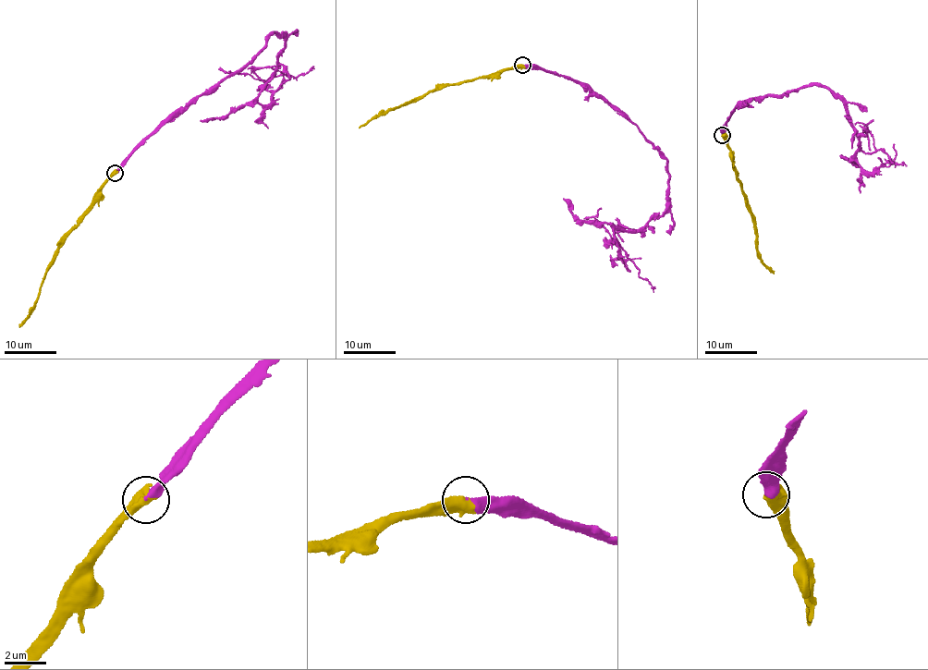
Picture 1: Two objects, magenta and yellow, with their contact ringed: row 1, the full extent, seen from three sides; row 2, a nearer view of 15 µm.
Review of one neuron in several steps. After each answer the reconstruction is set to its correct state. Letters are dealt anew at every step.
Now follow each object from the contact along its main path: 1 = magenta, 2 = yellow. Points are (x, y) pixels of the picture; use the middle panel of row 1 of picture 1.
1: (522, 65), (579, 83), (636, 125), (666, 161), (665, 210), (641, 229), (615, 230), (628, 270), (622, 261)
2: (522, 65), (502, 70), (497, 75), (435, 90), (373, 117), (359, 127)

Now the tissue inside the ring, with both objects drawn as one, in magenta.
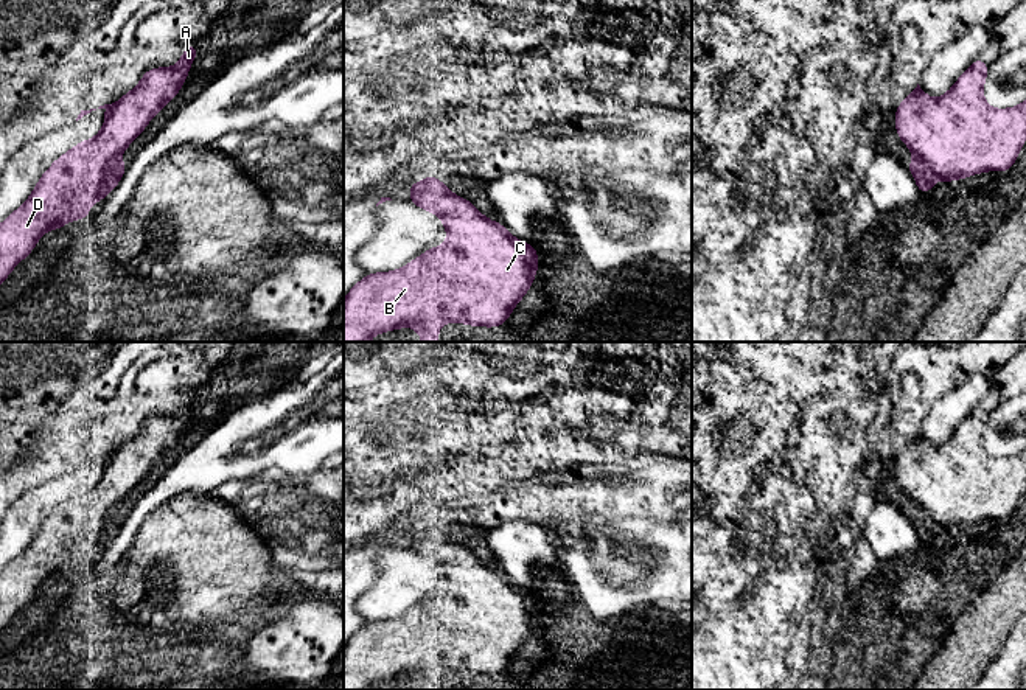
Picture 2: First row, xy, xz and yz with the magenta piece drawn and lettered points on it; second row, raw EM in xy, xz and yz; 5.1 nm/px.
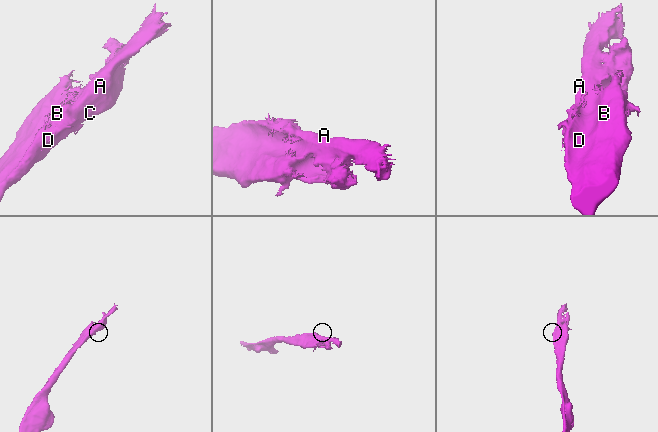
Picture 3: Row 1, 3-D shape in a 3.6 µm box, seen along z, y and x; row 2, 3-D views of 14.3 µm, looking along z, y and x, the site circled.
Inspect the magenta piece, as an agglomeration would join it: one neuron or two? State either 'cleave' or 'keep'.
keep

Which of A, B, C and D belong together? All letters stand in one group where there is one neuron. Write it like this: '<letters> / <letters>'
A B C D

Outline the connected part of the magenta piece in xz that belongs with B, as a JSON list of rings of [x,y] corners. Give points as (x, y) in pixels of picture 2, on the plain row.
[[[435,524],[410,531],[409,550],[441,566],[448,586],[445,594],[431,595],[414,609],[393,620],[365,623],[354,632],[344,648],[344,690],[368,690],[384,679],[410,674],[421,684],[421,690],[437,690],[438,678],[446,670],[471,674],[501,674],[511,664],[511,657],[530,639],[538,611],[536,597],[518,589],[501,570],[487,567],[466,547],[452,542]]]

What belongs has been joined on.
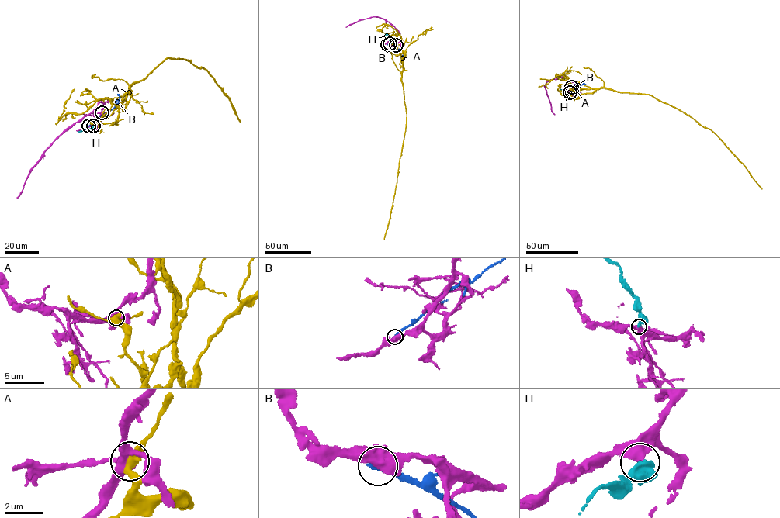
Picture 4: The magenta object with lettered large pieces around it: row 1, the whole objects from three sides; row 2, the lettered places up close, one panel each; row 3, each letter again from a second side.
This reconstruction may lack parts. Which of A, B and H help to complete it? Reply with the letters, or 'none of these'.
H

